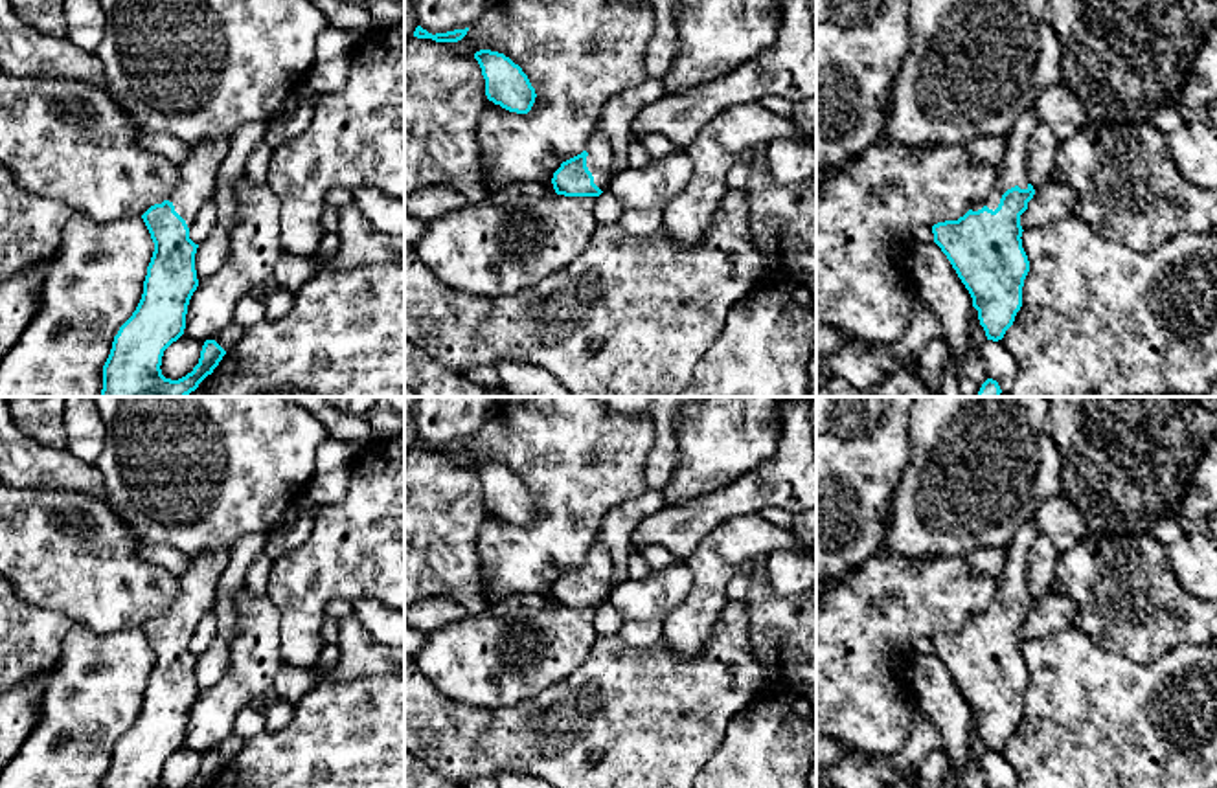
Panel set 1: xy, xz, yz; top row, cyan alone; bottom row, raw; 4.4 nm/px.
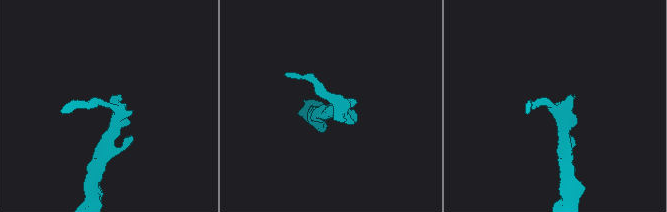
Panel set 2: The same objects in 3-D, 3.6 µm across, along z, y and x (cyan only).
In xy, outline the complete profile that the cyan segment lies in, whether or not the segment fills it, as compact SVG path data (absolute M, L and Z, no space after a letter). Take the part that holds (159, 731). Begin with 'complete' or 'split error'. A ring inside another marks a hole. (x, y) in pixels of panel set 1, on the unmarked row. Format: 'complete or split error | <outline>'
split error | M211 549L191 557L178 577L178 599L142 626L154 663L142 711L114 748L103 788L164 788L164 762L184 746L188 716L199 698L199 656L189 650L189 639L200 617L213 610L228 551Z

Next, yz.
split error | M1033 520L1022 523L996 575L996 599L958 632L932 637L934 654L972 709L987 751L998 753L1022 718L1029 672L1022 659L1020 626L1035 601L1028 591L1028 553L1037 538Z

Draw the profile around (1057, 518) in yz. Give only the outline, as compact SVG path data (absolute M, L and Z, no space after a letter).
M1066 496L1046 498L1033 516L1037 535L1052 540L1057 553L1074 549L1085 535L1079 511Z

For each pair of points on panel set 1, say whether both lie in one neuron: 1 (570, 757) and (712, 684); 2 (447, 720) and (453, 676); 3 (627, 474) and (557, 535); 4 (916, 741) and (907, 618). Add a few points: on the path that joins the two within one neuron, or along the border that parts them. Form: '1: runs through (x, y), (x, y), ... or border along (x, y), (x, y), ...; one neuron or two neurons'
1: runs through (605, 737), (624, 735), (642, 720), (677, 709); one neuron
2: border along (423, 675), (449, 698), (491, 711); two neurons
3: runs through (603, 474), (592, 474), (563, 504), (563, 511); one neuron
4: border along (903, 686), (910, 704), (909, 737); two neurons

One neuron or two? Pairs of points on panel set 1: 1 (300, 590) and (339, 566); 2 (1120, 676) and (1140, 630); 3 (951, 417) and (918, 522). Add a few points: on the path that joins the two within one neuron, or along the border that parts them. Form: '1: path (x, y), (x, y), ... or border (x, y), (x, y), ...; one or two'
1: path (309, 581), (322, 568), (329, 566); one
2: border (1089, 638), (1138, 662), (1153, 662), (1170, 651); two
3: path (951, 443), (951, 489), (944, 496); one

